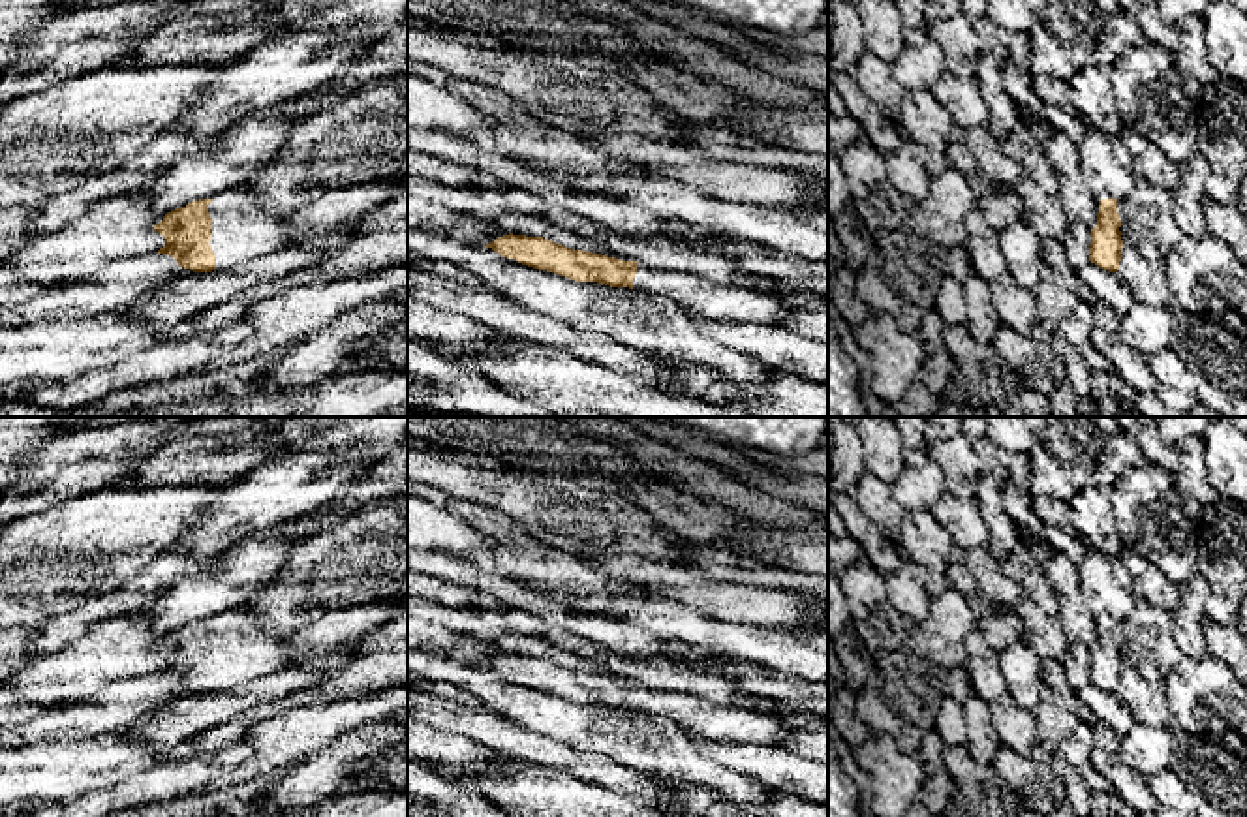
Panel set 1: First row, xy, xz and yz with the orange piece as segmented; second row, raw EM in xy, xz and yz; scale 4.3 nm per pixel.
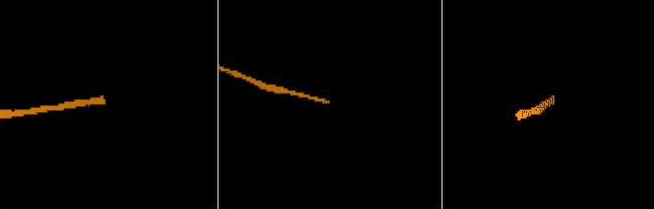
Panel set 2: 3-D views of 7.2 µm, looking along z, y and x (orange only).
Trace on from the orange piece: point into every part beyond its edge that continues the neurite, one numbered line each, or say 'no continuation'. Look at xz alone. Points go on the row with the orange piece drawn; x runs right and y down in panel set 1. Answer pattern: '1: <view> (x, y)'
1: xz (708, 299)

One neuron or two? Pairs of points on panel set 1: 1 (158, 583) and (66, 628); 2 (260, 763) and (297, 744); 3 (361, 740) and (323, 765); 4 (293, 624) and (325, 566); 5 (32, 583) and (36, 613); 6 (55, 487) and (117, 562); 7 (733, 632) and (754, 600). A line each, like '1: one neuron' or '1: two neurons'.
1: one neuron
2: one neuron
3: one neuron
4: one neuron
5: one neuron
6: two neurons
7: two neurons

